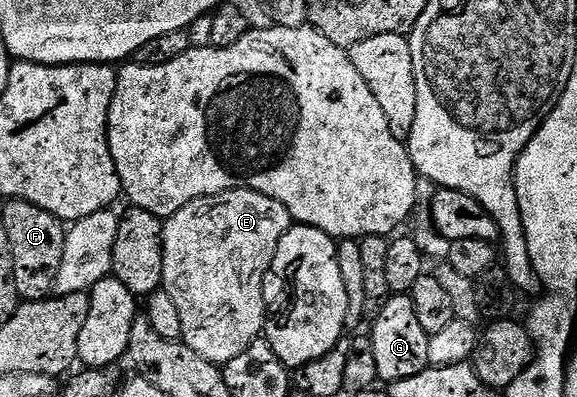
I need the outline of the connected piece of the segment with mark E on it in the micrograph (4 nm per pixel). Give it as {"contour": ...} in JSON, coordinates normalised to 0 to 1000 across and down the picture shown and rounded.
{"contour":[[[416,471],[331,506],[331,516],[284,554],[282,569],[286,635],[279,708],[282,730],[303,758],[303,778],[310,778],[310,809],[317,816],[314,854],[338,879],[345,899],[378,919],[400,909],[400,899],[414,899],[421,879],[454,851],[459,831],[459,690],[468,690],[490,587],[510,569],[504,537],[497,537],[484,506]]]}

